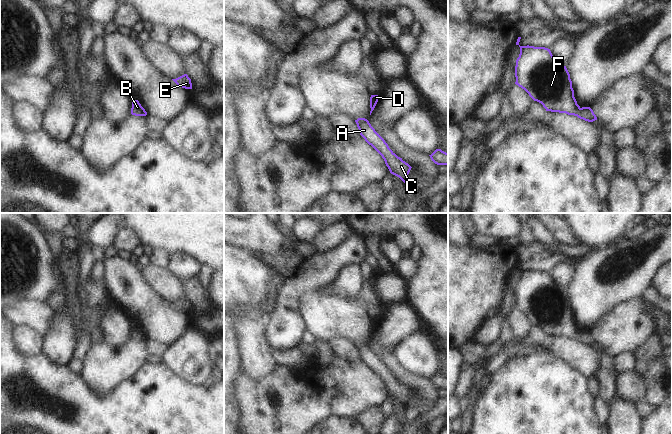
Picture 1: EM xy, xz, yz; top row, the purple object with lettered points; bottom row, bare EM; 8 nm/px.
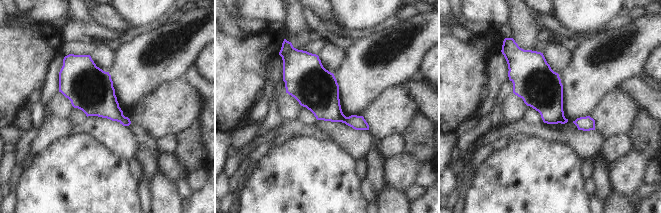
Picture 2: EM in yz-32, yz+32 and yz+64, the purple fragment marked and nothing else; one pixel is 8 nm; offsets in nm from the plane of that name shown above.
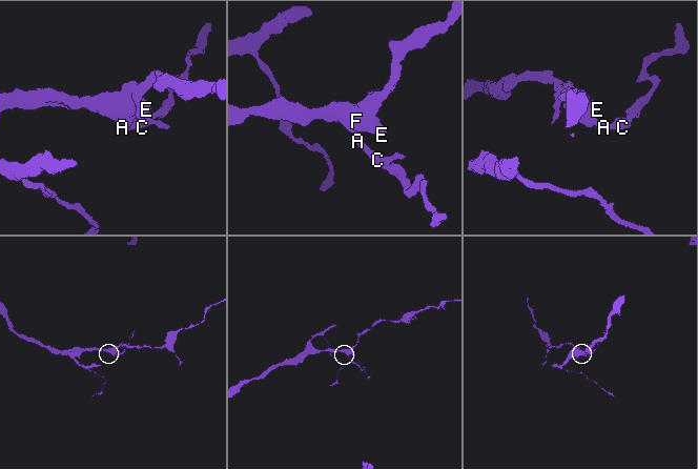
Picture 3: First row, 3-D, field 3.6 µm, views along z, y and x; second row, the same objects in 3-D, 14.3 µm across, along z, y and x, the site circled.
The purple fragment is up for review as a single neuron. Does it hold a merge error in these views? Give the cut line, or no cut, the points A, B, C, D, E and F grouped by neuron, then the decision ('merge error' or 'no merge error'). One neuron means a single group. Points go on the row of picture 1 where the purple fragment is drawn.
no cut | A B C D E F | no merge error

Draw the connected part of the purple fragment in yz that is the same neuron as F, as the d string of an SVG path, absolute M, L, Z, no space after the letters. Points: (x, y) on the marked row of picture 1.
M521 37L516 45L520 47L520 54L515 66L515 84L524 89L529 96L543 105L546 111L566 113L577 116L588 122L597 120L590 107L580 107L574 97L572 81L566 66L559 63L552 55L550 49L545 47L520 46Z

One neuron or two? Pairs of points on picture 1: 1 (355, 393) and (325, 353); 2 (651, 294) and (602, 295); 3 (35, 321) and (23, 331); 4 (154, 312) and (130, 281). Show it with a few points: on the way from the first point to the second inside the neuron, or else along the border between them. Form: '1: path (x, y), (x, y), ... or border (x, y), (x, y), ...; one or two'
1: border (333, 353), (321, 367), (314, 363); two
2: border (652, 284), (642, 296); two
3: border (14, 324), (25, 324), (43, 336); two
4: path (146, 304), (131, 289); one

